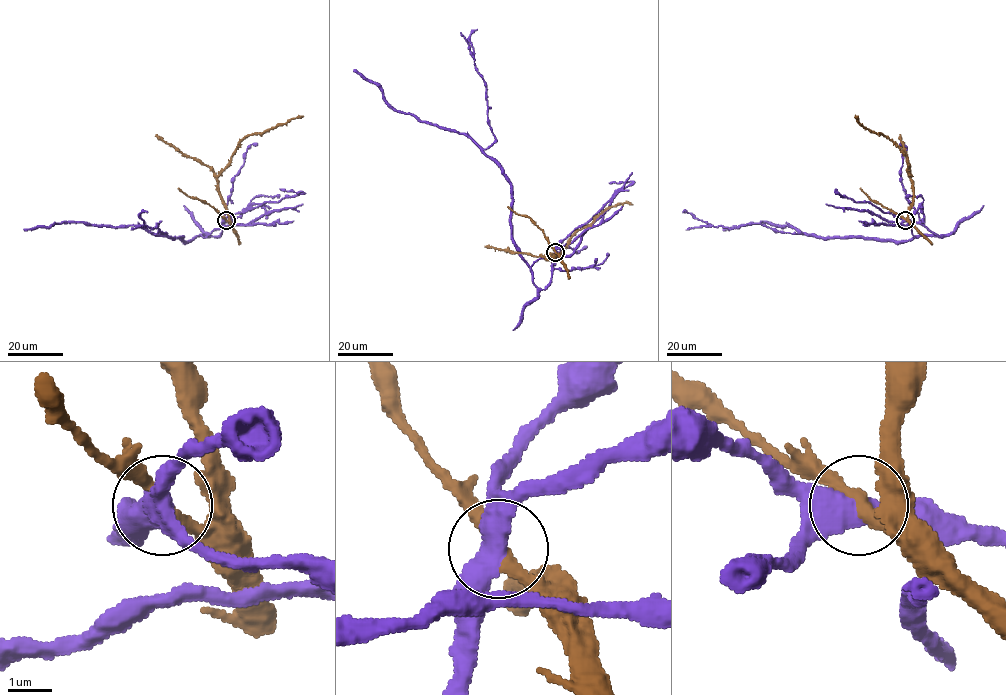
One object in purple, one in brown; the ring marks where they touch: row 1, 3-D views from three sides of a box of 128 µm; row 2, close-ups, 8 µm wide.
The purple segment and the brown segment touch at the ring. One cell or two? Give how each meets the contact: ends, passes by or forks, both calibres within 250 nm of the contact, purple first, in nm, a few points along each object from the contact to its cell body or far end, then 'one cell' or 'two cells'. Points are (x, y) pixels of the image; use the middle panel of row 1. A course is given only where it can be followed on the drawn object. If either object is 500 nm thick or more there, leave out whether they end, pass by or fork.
550 nm thick on the purple side, 320 nm on the other; purple runs (555, 252), (550, 283), (539, 289), (512, 237), (504, 172), (463, 134), (395, 111), (375, 84), (353, 71); brown runs (555, 252), (558, 254), (553, 259), (548, 259), (559, 254), (578, 230), (600, 214), (623, 203), (633, 204); one cell

